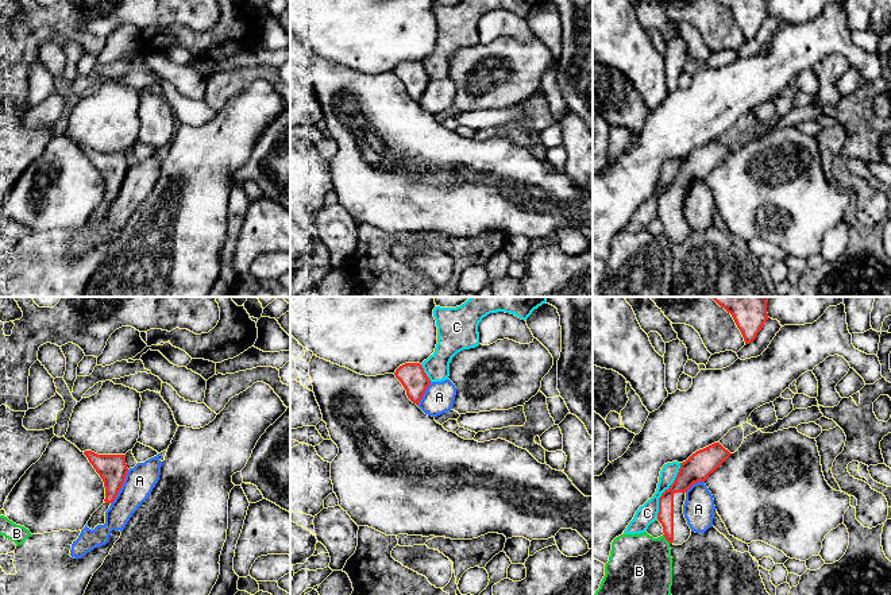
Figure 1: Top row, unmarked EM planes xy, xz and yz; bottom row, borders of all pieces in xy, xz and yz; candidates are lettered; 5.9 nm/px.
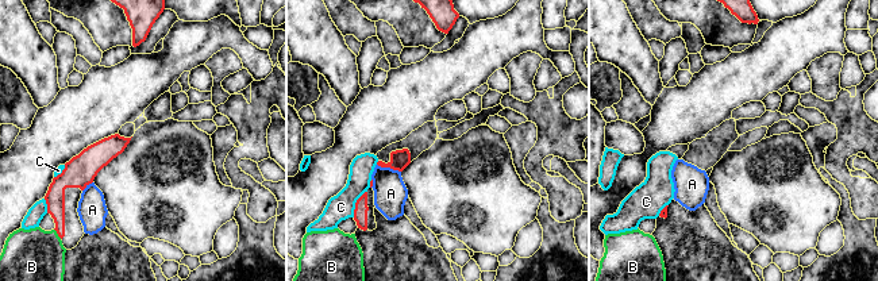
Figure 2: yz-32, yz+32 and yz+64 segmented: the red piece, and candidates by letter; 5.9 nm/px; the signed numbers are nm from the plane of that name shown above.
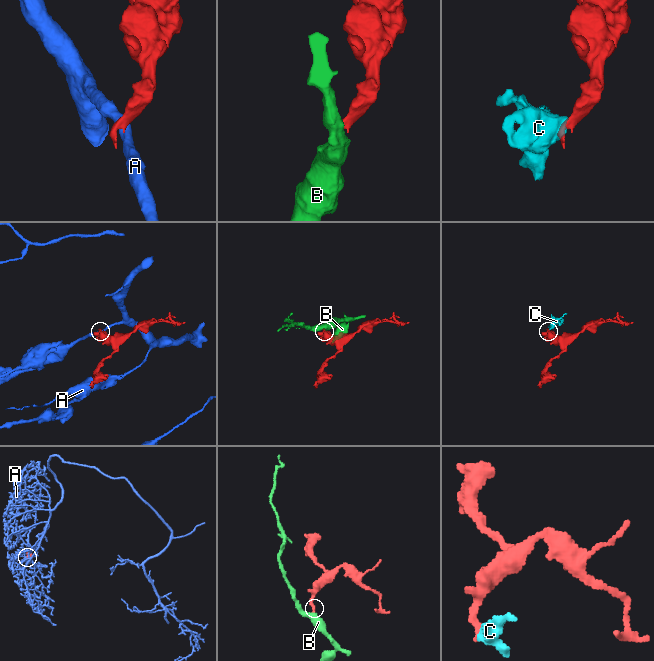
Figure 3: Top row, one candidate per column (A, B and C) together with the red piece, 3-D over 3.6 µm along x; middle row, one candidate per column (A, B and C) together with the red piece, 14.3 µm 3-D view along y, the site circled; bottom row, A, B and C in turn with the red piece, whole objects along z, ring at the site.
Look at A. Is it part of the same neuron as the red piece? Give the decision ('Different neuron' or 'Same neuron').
Different neuron

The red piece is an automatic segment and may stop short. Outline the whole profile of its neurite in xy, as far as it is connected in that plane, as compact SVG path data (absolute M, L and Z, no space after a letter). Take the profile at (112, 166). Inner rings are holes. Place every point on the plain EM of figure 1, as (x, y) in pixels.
M85 148L84 152L103 177L105 185L104 201L92 212L86 223L93 228L97 223L105 221L105 209L120 189L128 166L126 152L97 152L92 148Z

